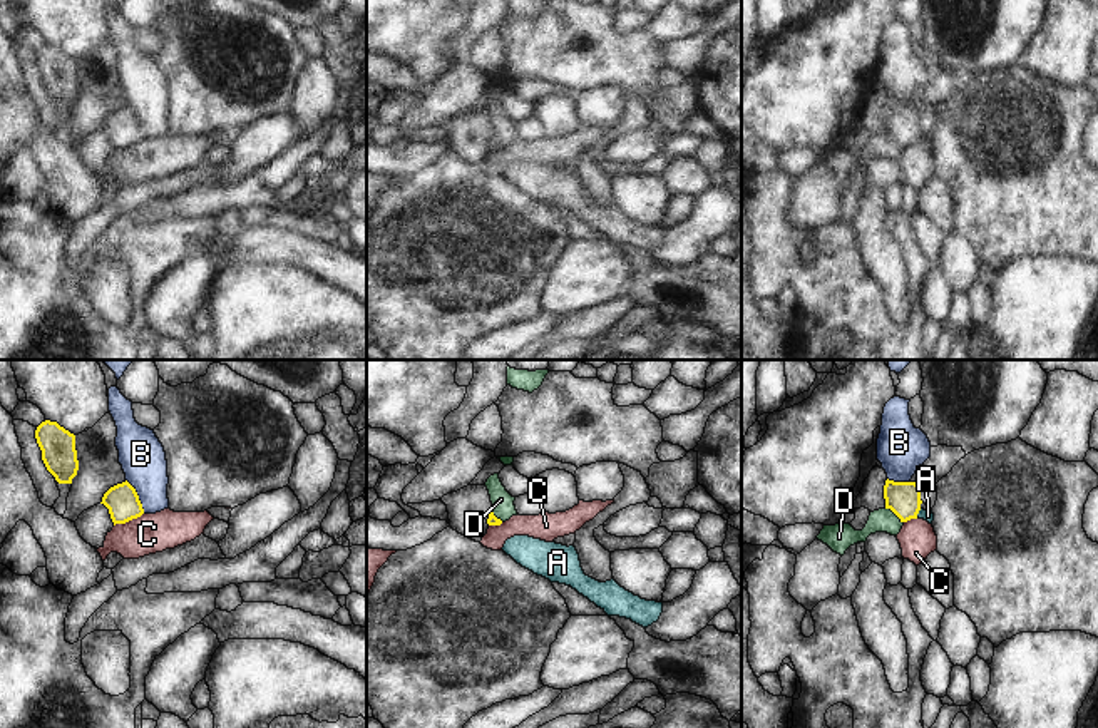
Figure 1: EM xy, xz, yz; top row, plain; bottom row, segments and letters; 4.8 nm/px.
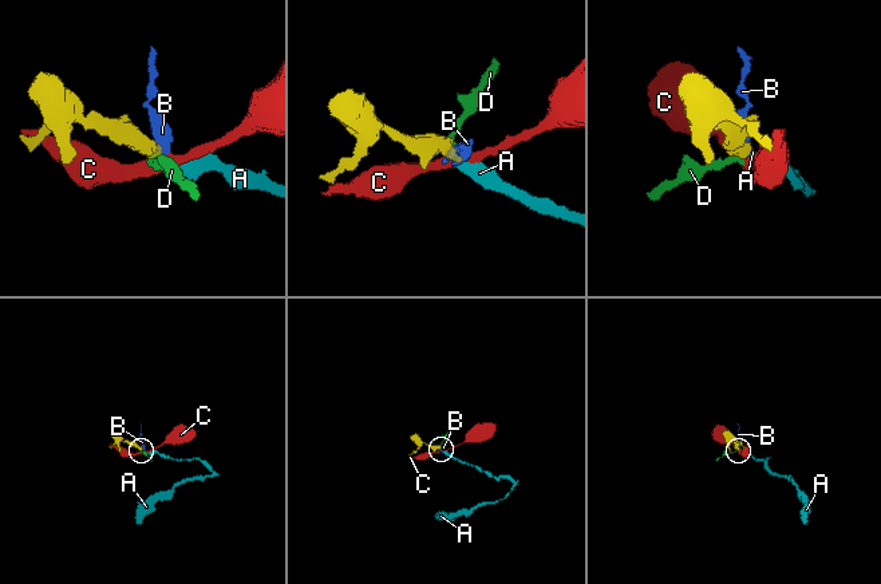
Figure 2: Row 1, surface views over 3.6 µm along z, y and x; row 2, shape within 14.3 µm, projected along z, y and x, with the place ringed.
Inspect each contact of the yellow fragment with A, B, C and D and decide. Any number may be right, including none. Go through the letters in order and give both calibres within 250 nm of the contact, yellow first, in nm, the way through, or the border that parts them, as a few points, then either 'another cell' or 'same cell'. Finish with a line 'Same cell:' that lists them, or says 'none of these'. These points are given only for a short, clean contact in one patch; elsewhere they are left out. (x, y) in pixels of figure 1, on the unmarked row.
A: 160 nm thick on the yellow side, 50 nm on the other; runs through yz (903, 123), (918, 138), (928, 141); same cell
B: 160 nm thick on the yellow side, 220 nm on the other; border along xy (126, 104), (144, 138); another cell
C: 160 nm thick on the yellow side, 190 nm on the other; border along xy (143, 138), (114, 151); another cell
D: 160 nm thick on the yellow side, 110 nm on the other; border along yz (886, 133), (903, 148); another cell
Same cell: A

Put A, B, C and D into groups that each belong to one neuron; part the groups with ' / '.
A / B D / C

